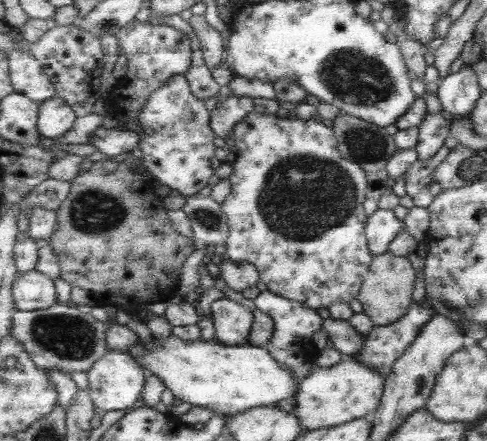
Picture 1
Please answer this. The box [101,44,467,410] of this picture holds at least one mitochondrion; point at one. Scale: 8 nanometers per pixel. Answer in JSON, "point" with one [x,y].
{"point":[300,198]}

